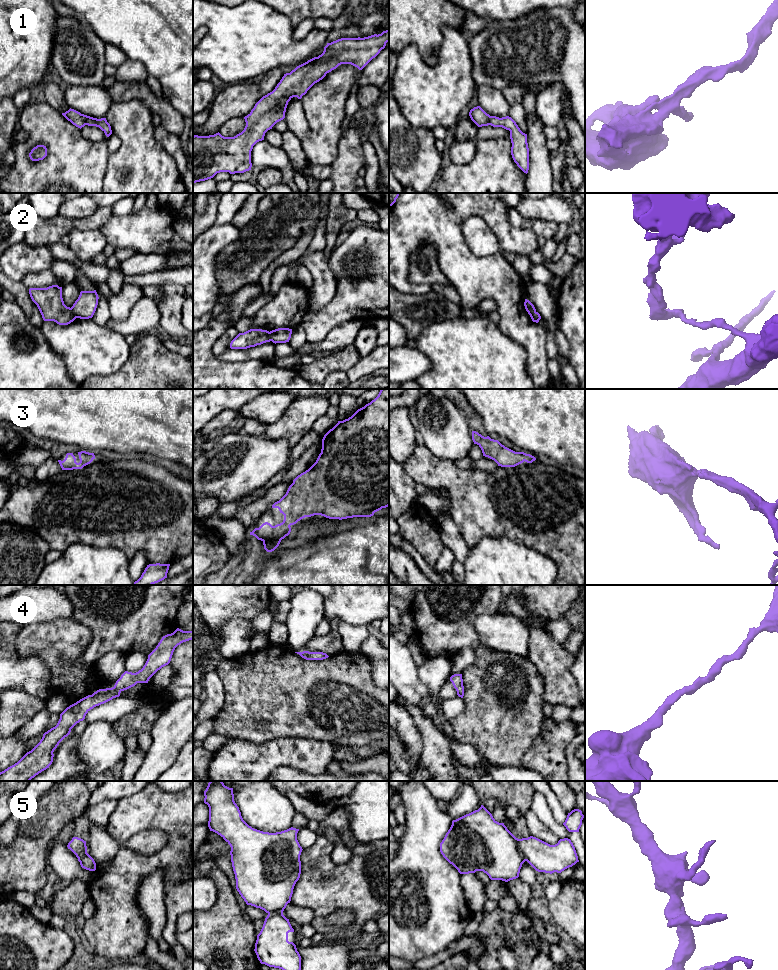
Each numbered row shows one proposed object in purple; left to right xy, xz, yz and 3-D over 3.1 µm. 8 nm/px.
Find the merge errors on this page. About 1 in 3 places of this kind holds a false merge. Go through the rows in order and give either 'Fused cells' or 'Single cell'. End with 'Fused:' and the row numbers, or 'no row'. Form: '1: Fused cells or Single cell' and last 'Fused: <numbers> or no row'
1: Single cell
2: Fused cells
3: Single cell
4: Single cell
5: Single cell
Fused: 2

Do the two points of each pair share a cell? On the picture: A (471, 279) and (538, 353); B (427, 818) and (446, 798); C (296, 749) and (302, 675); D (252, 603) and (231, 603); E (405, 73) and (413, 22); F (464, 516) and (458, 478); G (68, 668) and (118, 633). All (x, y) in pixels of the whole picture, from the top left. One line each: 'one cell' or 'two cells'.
A: one cell
B: two cells
C: two cells
D: one cell
E: two cells
F: one cell
G: two cells

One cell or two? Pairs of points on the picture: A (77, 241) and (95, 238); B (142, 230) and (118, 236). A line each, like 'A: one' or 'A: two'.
A: one
B: one

